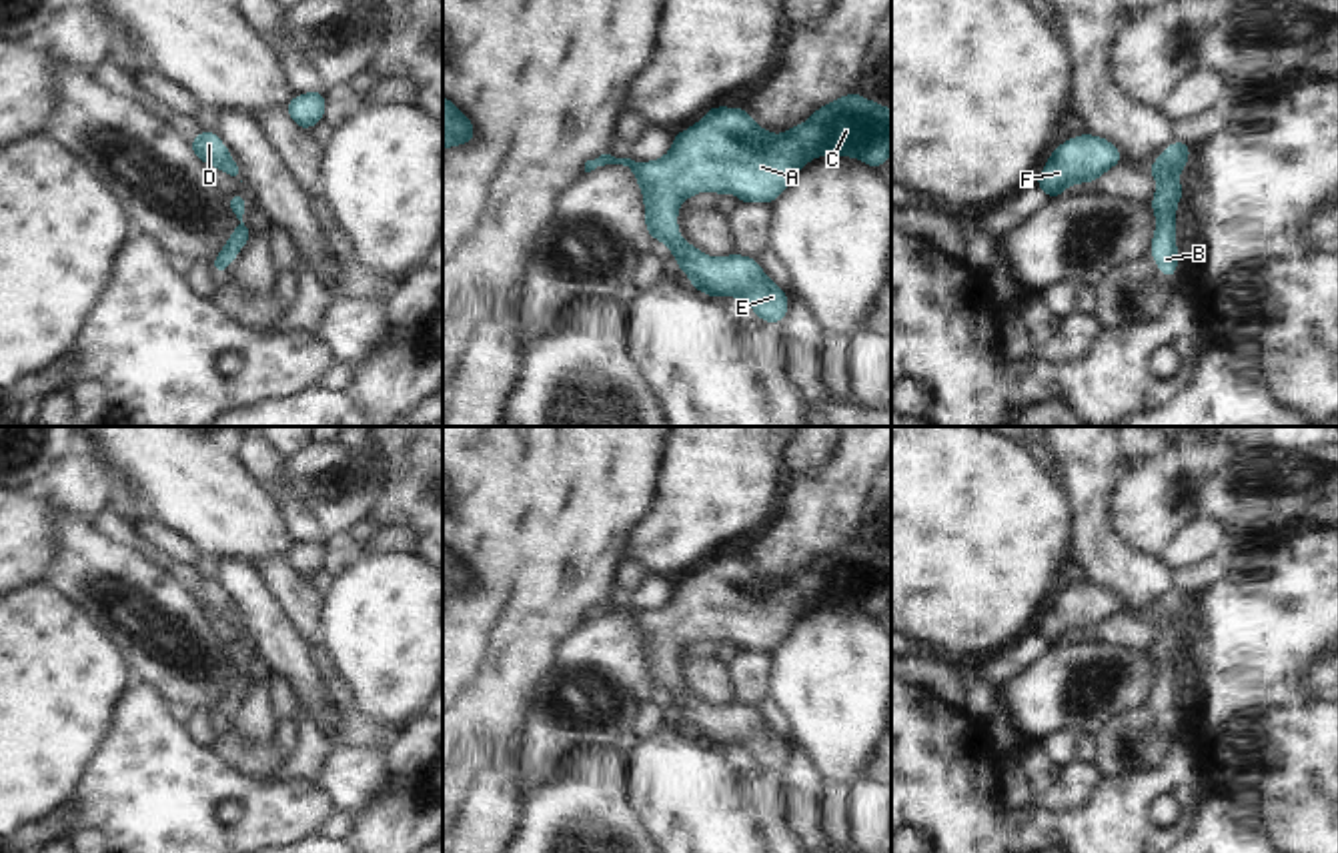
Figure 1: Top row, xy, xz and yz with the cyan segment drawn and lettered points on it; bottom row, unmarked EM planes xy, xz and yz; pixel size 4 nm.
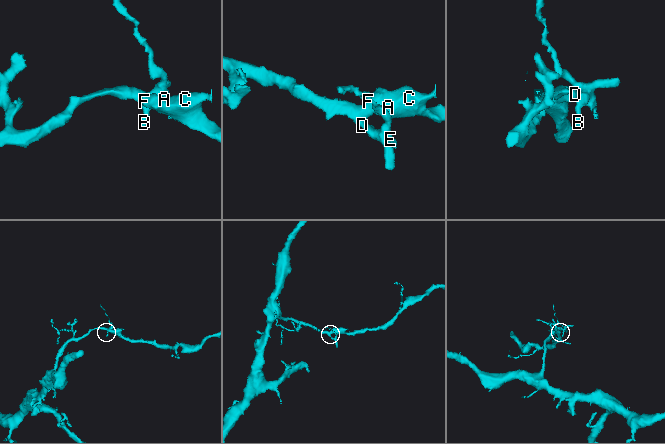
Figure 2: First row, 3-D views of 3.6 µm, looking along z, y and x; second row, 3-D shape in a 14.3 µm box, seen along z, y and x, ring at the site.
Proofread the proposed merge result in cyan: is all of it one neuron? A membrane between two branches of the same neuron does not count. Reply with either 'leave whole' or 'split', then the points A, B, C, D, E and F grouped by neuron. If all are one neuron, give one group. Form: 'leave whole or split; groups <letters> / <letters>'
leave whole; groups A B C D E F

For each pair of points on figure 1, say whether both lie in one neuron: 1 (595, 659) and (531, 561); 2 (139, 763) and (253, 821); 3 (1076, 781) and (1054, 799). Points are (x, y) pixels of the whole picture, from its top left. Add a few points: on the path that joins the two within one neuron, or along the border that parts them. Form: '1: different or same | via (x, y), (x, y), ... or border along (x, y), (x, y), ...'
1: different | border along (585, 621), (559, 643), (555, 657), (547, 665)
2: same | via (171, 783), (215, 783), (239, 789)
3: same | via (1070, 787), (1060, 797)

